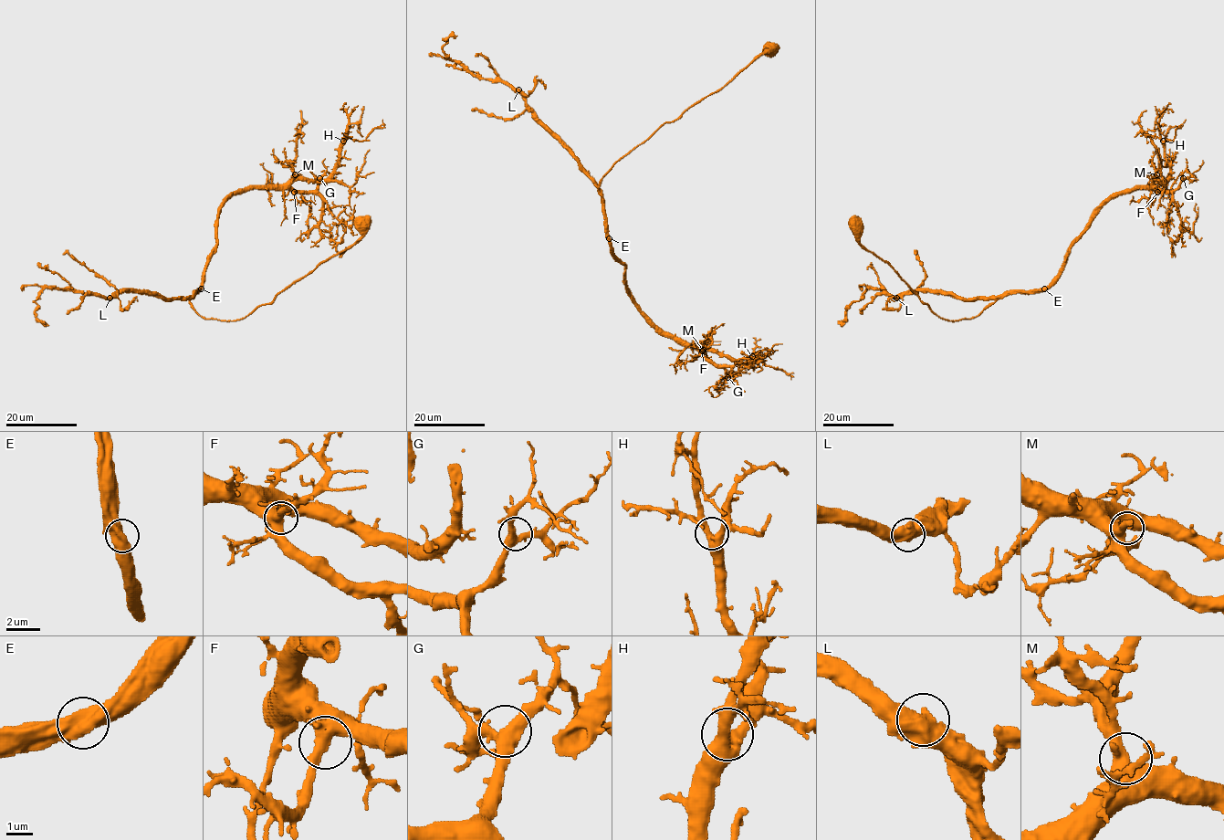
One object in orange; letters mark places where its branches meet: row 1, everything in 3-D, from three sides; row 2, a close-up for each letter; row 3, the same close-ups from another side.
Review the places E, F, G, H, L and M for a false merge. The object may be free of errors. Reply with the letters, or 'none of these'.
none of these

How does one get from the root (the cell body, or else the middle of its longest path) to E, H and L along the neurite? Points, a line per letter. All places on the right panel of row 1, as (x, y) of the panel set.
E: (853, 223), (855, 238), (884, 260), (924, 303), (944, 320), (972, 319), (1004, 296), (1038, 292), (1044, 288)
H: (853, 223), (855, 238), (937, 316), (972, 319), (1009, 294), (1042, 290), (1103, 204), (1166, 181), (1163, 141)
L: (853, 223), (855, 238), (939, 318), (972, 319), (995, 301), (924, 290), (896, 298)

